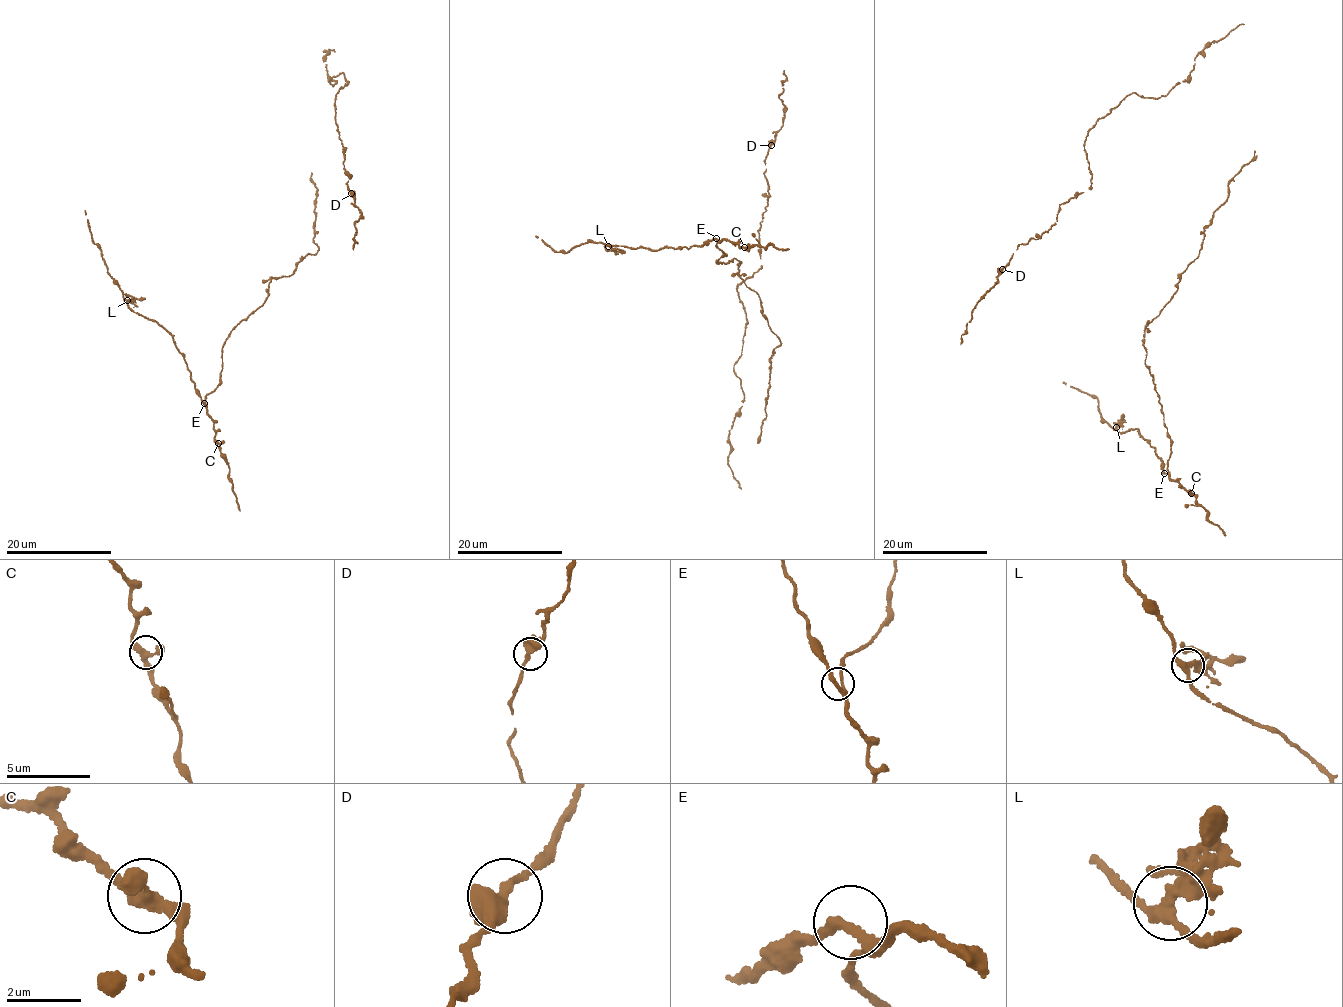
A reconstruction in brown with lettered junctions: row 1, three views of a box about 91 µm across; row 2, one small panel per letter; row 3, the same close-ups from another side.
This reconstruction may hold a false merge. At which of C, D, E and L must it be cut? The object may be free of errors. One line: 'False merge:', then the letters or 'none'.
False merge: L

